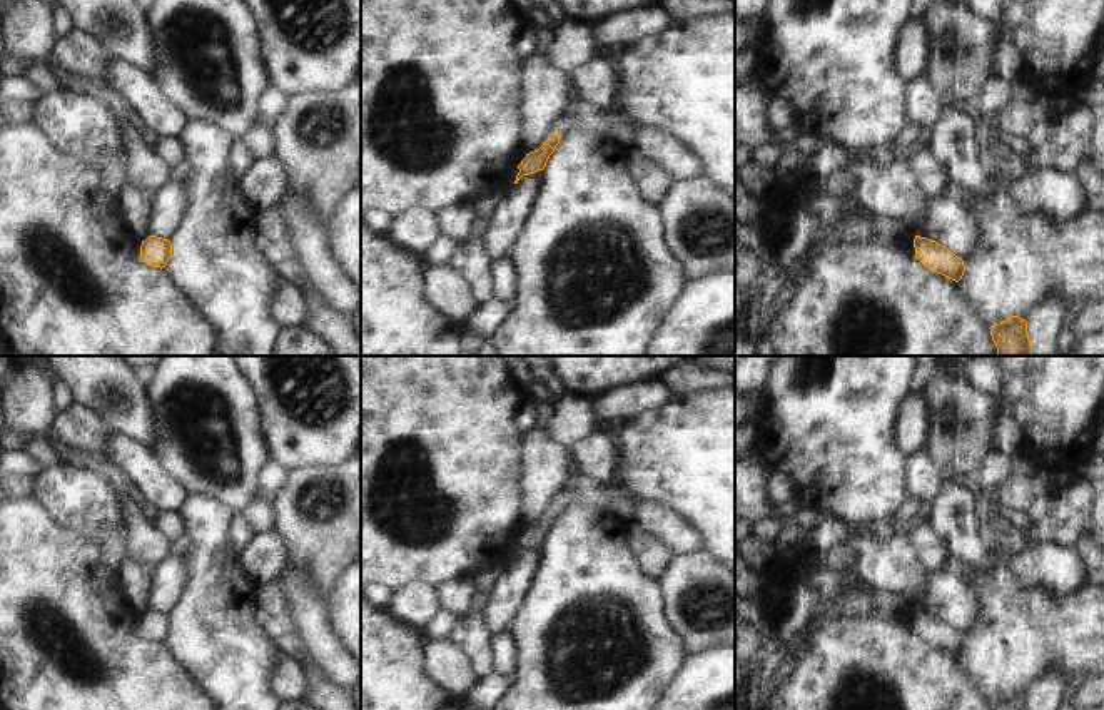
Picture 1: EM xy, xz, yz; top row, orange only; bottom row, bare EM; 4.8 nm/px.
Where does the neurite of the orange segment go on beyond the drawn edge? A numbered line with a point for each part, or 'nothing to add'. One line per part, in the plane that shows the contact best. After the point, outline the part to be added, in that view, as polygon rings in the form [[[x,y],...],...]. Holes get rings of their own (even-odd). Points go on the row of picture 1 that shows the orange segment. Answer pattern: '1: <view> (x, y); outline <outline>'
nothing to add

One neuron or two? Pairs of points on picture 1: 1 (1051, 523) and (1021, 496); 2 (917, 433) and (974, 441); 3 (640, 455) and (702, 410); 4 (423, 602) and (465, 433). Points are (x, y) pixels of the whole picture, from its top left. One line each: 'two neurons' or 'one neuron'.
1: two neurons
2: two neurons
3: one neuron
4: two neurons

